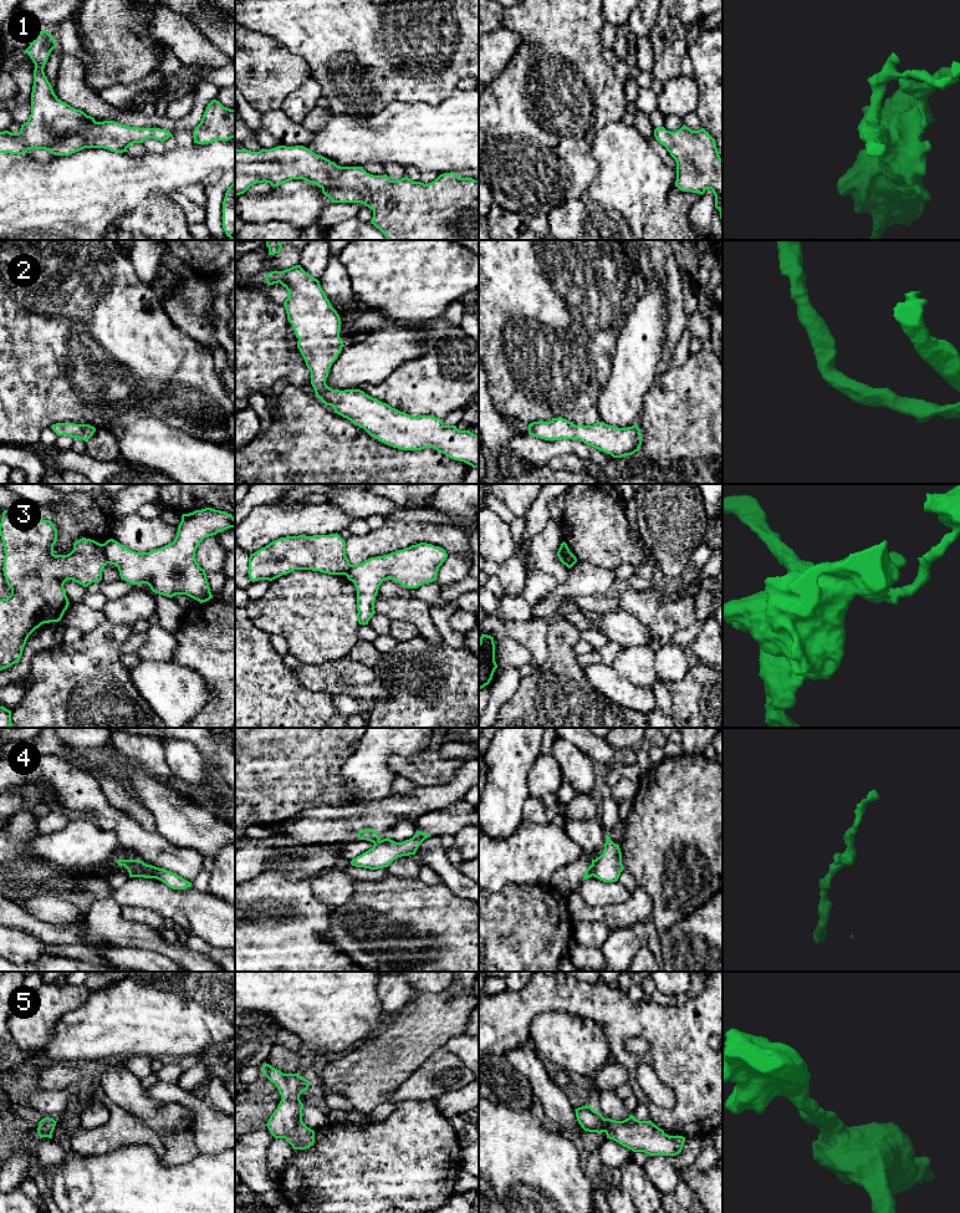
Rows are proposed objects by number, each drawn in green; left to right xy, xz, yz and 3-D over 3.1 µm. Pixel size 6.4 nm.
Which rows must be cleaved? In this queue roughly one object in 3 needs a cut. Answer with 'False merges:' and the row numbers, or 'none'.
False merges: 3, 4

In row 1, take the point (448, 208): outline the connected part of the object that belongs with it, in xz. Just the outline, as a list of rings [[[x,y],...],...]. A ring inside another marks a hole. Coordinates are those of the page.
[[[279,146],[260,152],[235,148],[235,195],[244,194],[256,183],[270,183],[279,187],[292,179],[303,179],[322,189],[332,203],[362,203],[373,210],[371,223],[379,229],[388,240],[479,240],[479,180],[459,178],[450,172],[440,174],[434,182],[424,184],[413,182],[408,177],[390,180],[387,174],[373,175],[363,167],[341,167],[318,156],[303,146]]]

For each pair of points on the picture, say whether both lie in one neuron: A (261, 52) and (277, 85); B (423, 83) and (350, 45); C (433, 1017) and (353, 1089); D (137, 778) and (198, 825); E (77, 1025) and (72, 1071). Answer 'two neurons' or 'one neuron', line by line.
A: one neuron
B: one neuron
C: one neuron
D: one neuron
E: two neurons

